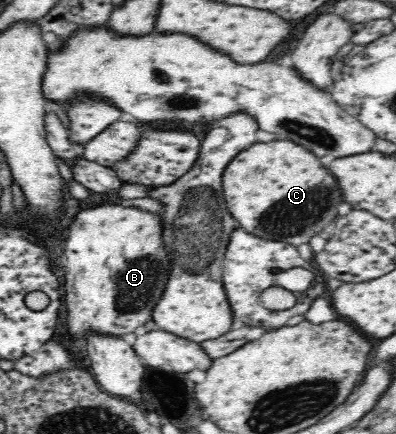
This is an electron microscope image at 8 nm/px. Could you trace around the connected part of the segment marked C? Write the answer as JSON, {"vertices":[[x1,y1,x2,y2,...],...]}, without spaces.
{"vertices":[[270,141,270,143,254,143,250,149,238,153,234,161,226,166,226,173,222,177,224,197,228,211,232,217,240,223,246,231,264,231,254,233,258,237,284,241,294,247,310,243,312,237,316,237,324,231,324,228,338,219,338,205,342,203,342,189,338,183,334,183,334,175,322,165,322,161,310,153,310,149,304,149,295,141]]}

